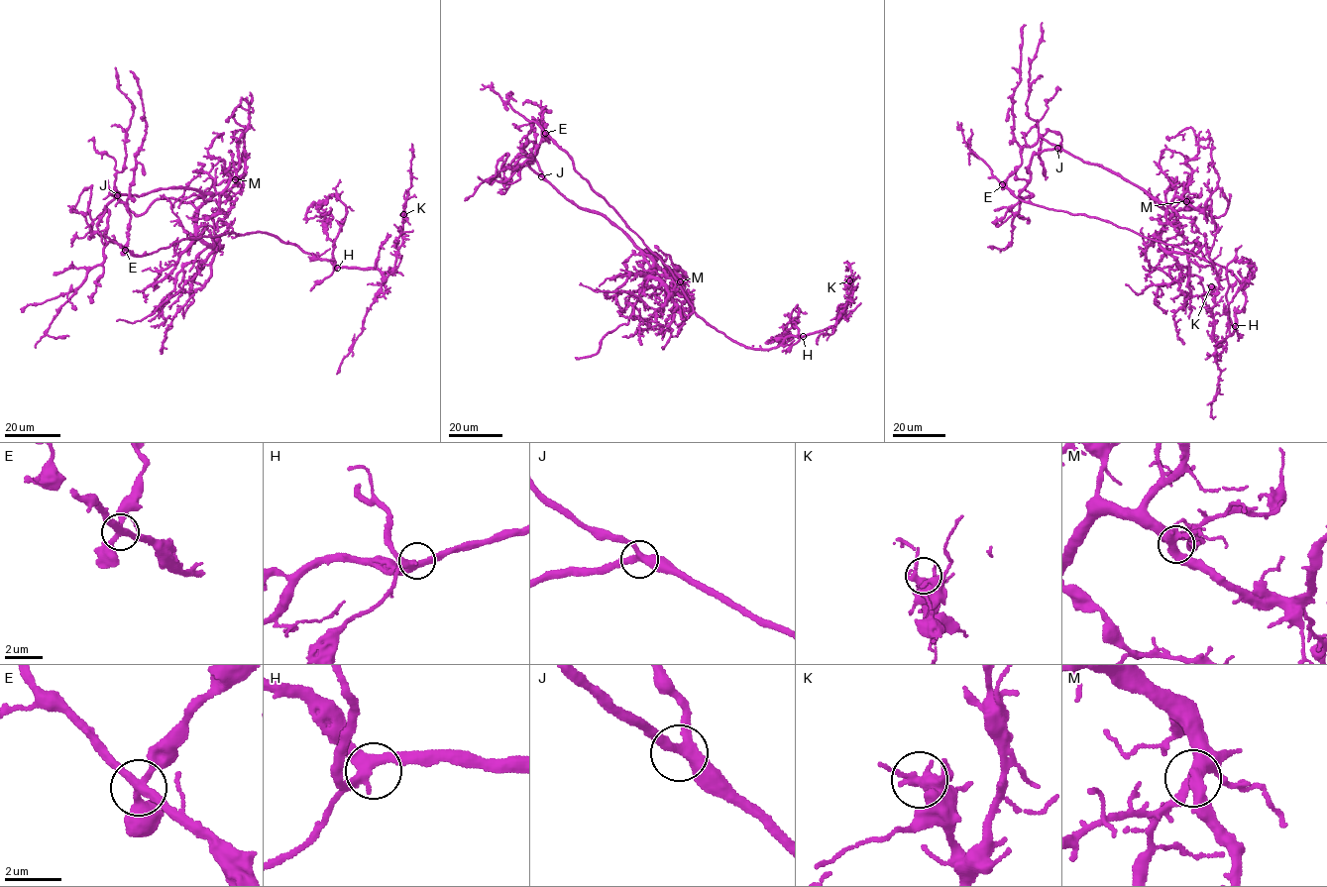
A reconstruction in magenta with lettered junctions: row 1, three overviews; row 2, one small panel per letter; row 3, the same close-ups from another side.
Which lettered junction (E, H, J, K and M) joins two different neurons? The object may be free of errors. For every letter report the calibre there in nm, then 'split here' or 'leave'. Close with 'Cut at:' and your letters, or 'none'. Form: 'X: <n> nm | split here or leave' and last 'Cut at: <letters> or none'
E: 320 nm | split here
H: 360 nm | leave
J: 320 nm | leave
K: 400 nm | leave
M: 420 nm | leave
Cut at: E

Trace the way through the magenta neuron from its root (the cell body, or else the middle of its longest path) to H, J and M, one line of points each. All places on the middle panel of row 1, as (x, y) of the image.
H: (580, 174), (668, 268), (693, 310), (706, 322), (752, 349), (768, 350), (777, 347), (787, 337), (803, 336)
J: (580, 174), (574, 168), (571, 158), (546, 134), (549, 143), (541, 141), (534, 157), (541, 176)
M: (580, 174), (546, 134), (549, 143), (541, 141), (534, 157), (544, 177), (579, 207), (604, 214), (680, 281)

